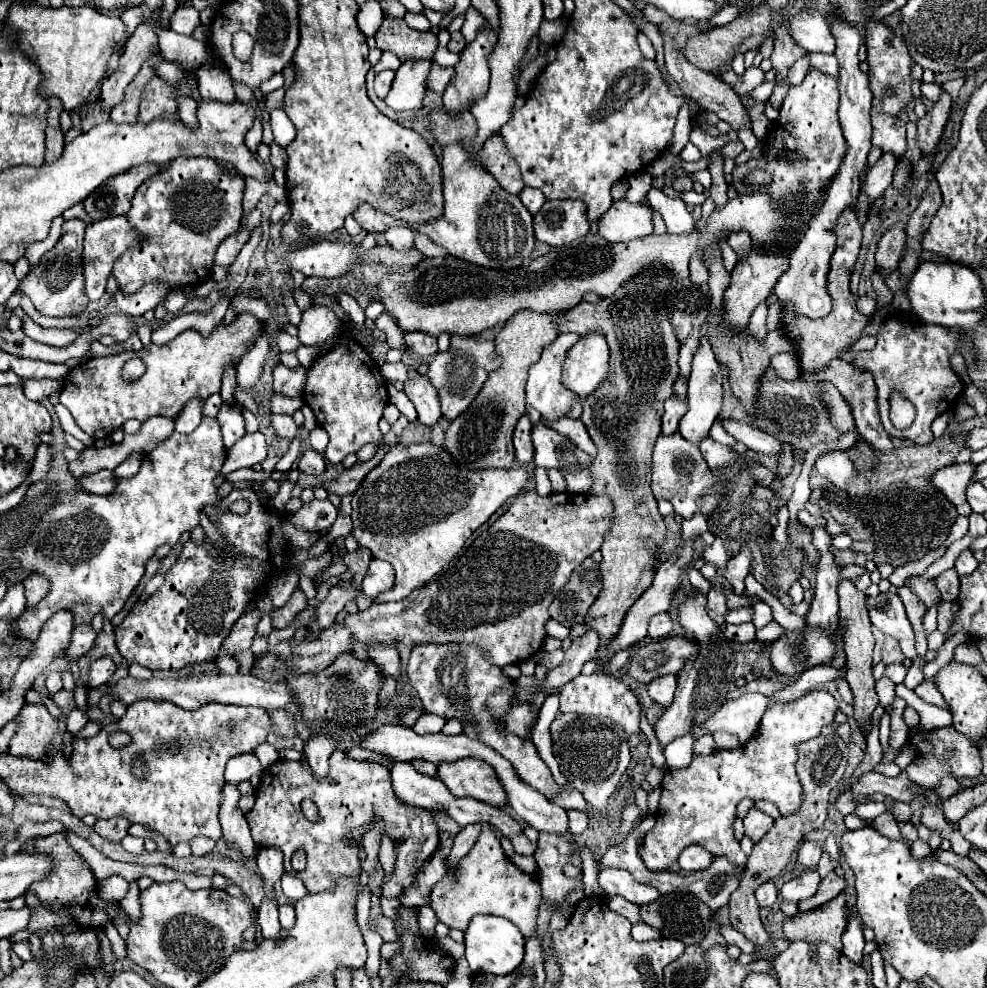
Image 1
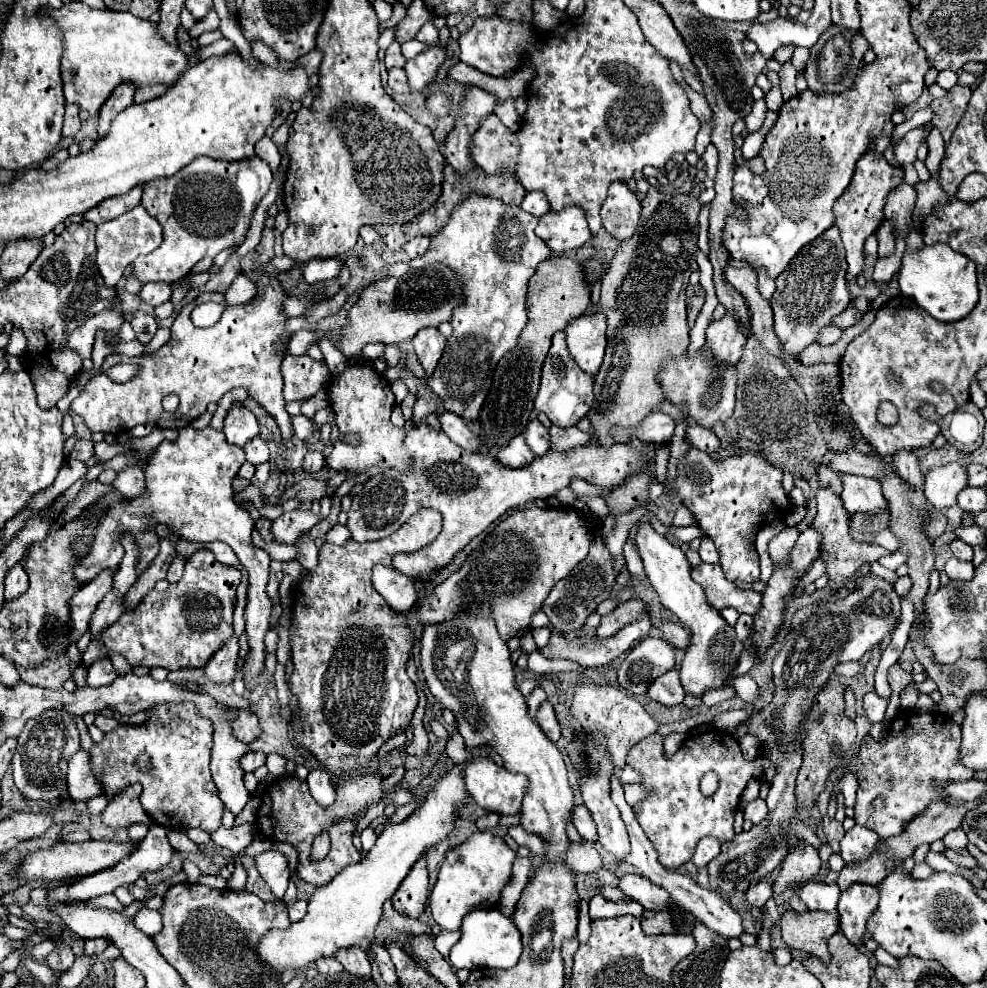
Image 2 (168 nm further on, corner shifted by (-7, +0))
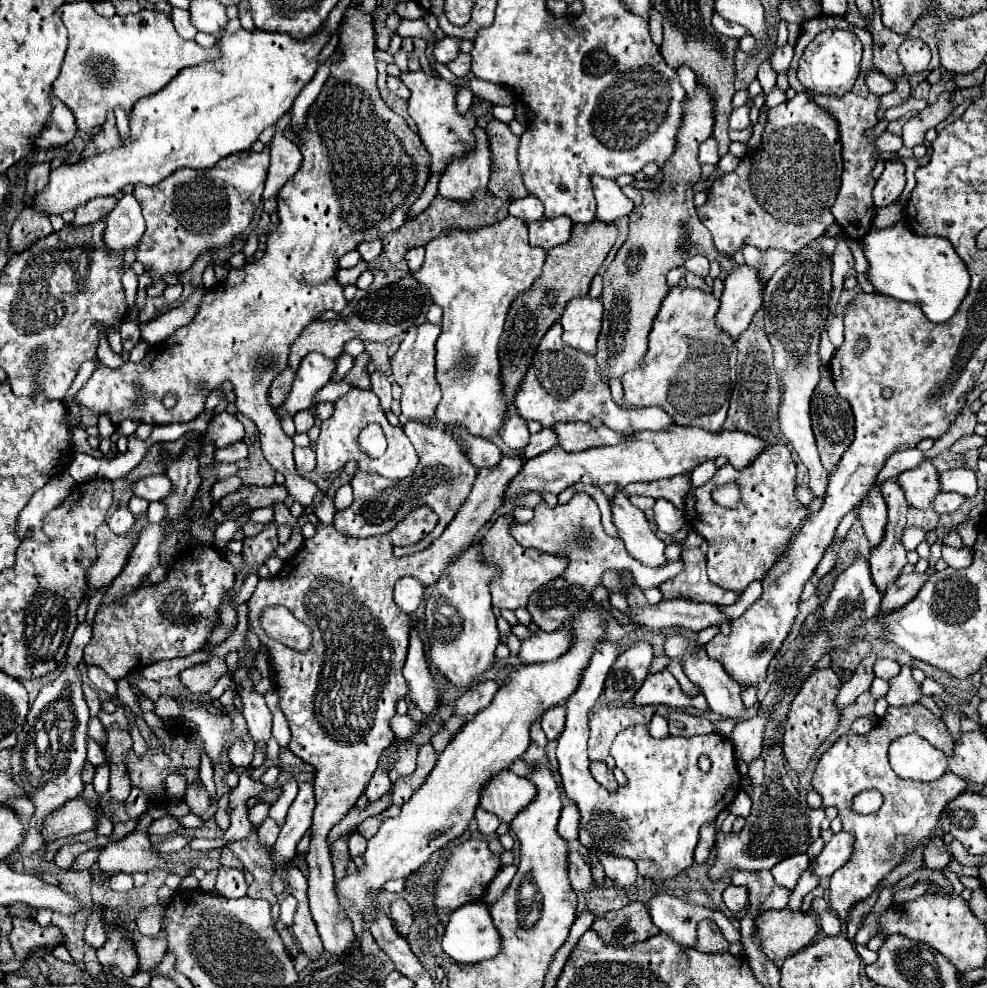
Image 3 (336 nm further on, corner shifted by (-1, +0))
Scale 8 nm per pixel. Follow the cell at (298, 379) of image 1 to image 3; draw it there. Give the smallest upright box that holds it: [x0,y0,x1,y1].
[269,369,295,407]

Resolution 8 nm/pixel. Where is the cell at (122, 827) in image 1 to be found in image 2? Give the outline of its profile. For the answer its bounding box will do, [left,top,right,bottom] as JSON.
[101,783,151,829]

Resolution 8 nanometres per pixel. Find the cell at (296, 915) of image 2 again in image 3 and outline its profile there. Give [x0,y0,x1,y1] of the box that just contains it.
[279,895,297,927]

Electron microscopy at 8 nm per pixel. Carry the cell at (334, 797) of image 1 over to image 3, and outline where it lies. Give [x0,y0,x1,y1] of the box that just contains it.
[391,899,413,937]

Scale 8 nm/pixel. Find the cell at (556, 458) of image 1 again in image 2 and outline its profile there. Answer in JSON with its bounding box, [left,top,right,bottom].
[525,419,551,457]

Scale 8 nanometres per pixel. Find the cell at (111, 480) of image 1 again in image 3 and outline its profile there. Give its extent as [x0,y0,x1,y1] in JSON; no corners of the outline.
[133,475,173,501]

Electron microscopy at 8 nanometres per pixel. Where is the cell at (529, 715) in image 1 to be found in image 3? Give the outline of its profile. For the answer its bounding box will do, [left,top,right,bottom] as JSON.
[541,705,565,741]

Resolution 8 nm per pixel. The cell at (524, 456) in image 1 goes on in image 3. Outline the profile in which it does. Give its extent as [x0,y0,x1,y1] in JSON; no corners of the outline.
[249,457,523,955]

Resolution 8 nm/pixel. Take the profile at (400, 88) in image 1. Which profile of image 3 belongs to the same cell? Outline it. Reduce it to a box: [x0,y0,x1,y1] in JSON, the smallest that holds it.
[433,37,459,59]

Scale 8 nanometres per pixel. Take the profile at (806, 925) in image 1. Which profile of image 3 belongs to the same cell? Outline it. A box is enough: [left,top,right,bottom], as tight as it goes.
[755,909,819,961]

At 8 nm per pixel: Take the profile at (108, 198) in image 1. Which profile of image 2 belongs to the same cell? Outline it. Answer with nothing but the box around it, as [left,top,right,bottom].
[83,187,143,225]

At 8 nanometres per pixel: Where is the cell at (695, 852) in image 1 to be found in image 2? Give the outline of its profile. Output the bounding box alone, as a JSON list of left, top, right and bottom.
[691,837,721,867]

